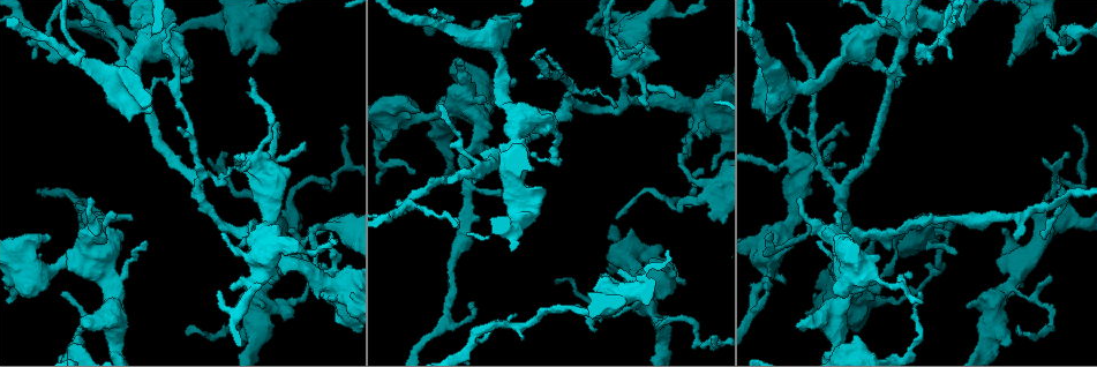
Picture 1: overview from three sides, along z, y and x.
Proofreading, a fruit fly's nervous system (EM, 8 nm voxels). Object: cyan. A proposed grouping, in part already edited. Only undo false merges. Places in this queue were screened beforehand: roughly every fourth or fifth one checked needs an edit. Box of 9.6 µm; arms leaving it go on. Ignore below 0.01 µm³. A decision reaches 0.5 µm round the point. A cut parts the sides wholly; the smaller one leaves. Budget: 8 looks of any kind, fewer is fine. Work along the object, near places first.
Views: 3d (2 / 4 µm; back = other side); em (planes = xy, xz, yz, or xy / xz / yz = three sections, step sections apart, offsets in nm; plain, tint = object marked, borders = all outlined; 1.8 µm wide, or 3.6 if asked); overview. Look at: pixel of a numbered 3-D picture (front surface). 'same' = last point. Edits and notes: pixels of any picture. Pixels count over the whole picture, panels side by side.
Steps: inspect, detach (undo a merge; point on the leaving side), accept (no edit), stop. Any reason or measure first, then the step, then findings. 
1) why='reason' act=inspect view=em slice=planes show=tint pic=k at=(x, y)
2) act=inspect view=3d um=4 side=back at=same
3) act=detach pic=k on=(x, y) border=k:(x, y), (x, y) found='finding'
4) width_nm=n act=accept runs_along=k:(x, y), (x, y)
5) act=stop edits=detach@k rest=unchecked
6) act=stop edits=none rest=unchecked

why='arms part here' act=inspect view=em slice=planes show=tint pic=1 at=(943, 39)

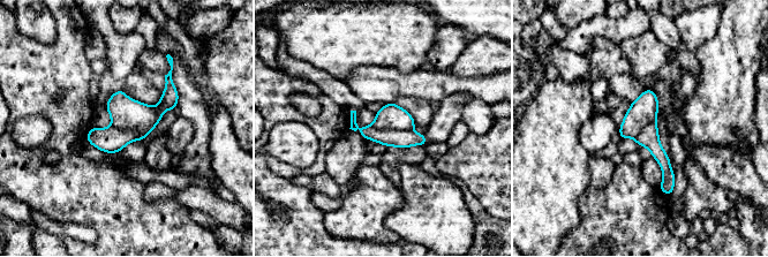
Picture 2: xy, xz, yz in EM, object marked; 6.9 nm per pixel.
act=detach pic=2 on=(390, 116) border=2:(371, 125), (376, 128), (409, 130) found='two cells meet here'

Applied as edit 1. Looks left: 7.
why='see it whole again' act=inspect view=overview

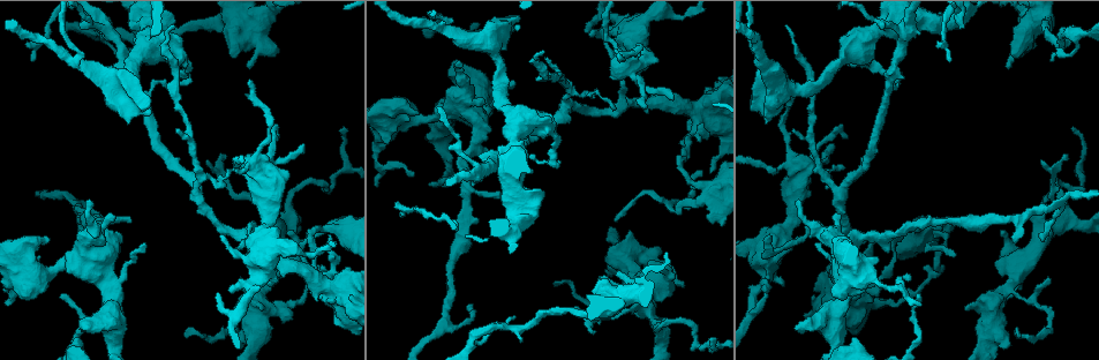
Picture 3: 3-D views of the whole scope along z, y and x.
why='sharp bend' act=inspect view=3d um=4 pic=3 at=(146, 22)

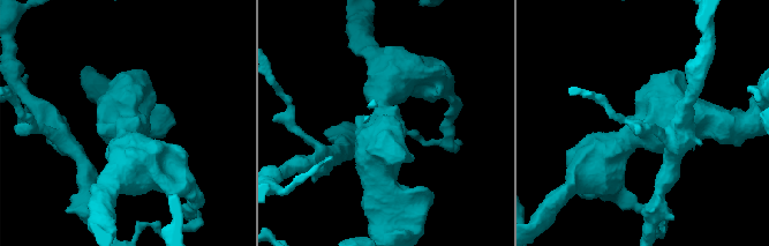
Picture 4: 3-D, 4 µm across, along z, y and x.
why='need the tissue' act=inspect view=em um=3.6 slice=xz step=4 show=plain pic=4 at=(129, 127)

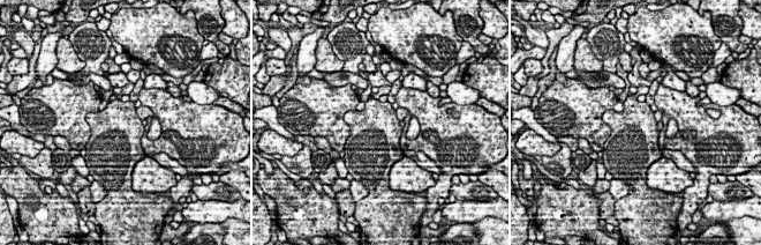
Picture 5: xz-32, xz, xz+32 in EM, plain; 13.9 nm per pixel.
why='with the object marked' act=inspect view=em um=3.6 slice=xz step=4 show=tint at=same

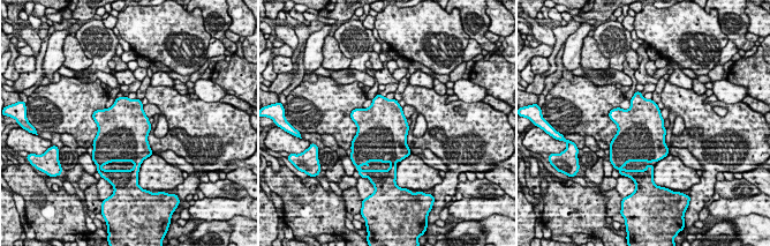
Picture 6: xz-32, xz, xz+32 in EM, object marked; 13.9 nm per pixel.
act=accept found='one cell here'

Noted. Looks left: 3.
why='branch point' act=inspect view=em um=3.6 slice=planes show=tint pic=3 at=(264, 275)

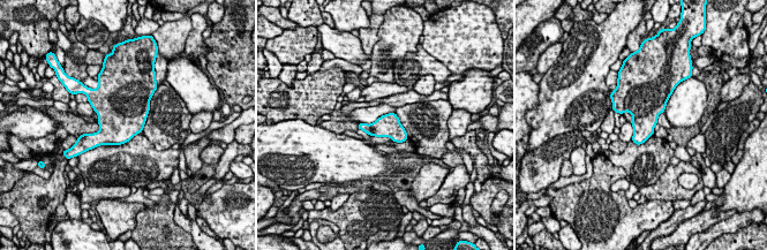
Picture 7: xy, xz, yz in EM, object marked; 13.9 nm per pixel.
act=accept found='continuous, no second cell'

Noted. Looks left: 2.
act=stop edits=detach@2 rest=unchecked

